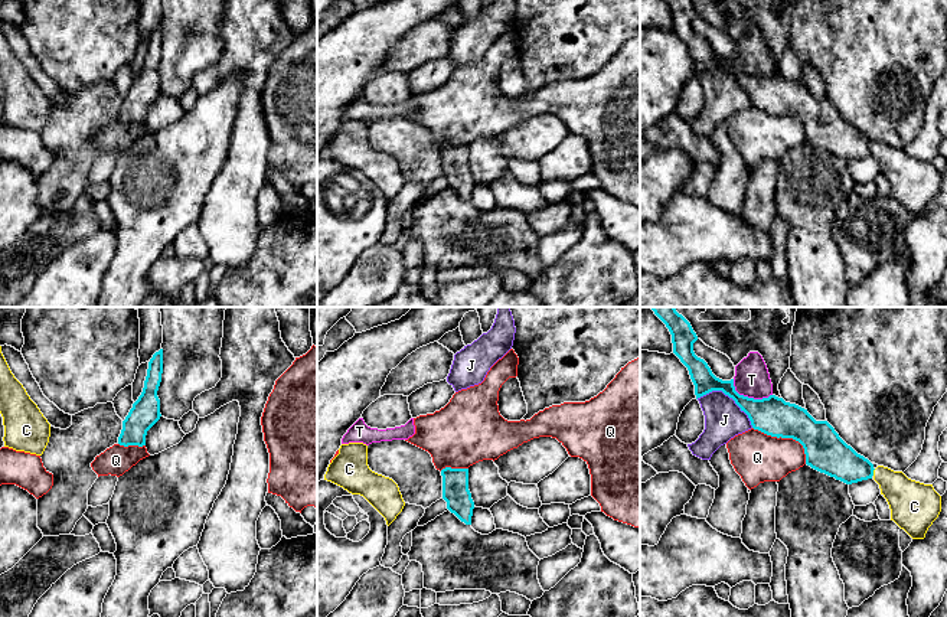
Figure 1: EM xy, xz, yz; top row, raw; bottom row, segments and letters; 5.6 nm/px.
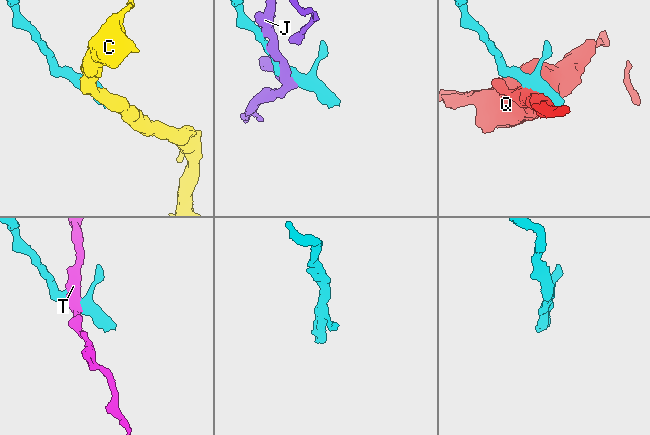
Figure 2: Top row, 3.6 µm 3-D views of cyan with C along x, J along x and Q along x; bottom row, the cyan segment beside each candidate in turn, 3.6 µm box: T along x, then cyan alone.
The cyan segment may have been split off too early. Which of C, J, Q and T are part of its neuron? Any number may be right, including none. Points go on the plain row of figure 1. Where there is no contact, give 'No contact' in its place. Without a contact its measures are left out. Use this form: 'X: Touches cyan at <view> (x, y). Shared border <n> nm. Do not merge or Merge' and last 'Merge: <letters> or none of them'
C: Touches cyan at yz (872, 149). Shared border 40 nm. Merge
J: Touches cyan at yz (728, 72). Shared border 360 nm. Do not merge
Q: Touches cyan at yz (786, 114). Shared border 360 nm. Do not merge
T: Touches cyan at yz (747, 74). Shared border 240 nm. Do not merge
Merge: C

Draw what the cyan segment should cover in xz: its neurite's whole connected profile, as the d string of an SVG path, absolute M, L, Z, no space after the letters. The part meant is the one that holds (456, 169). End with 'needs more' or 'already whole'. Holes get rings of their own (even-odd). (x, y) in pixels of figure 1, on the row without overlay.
M445 144L441 147L441 153L447 186L466 202L471 202L474 179L468 167L468 146Z; already whole

